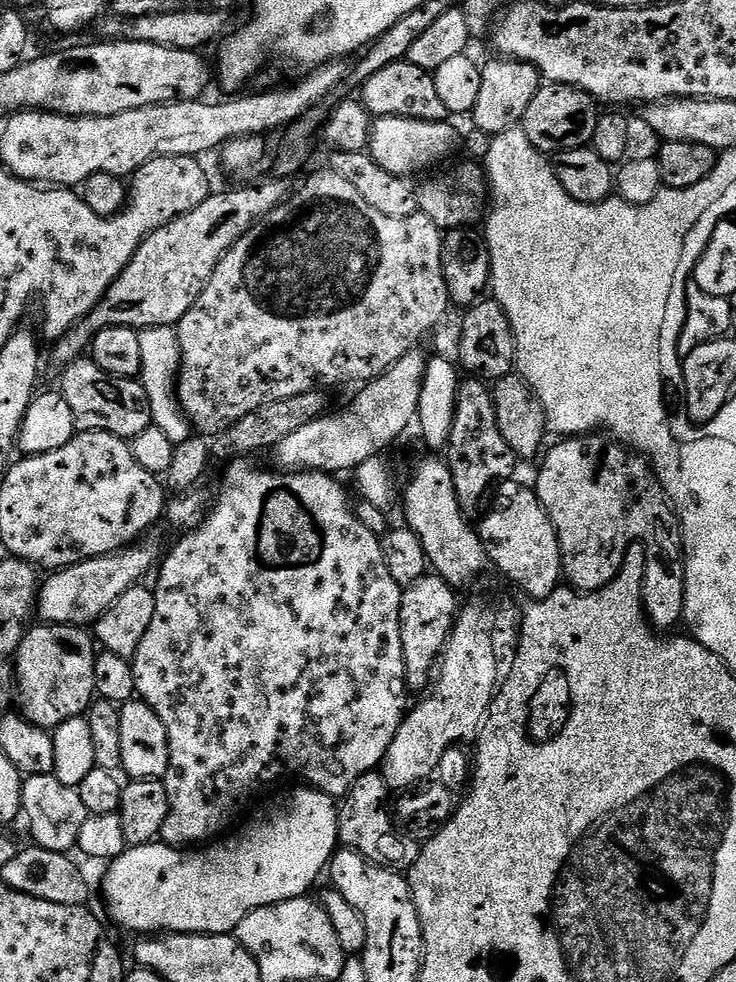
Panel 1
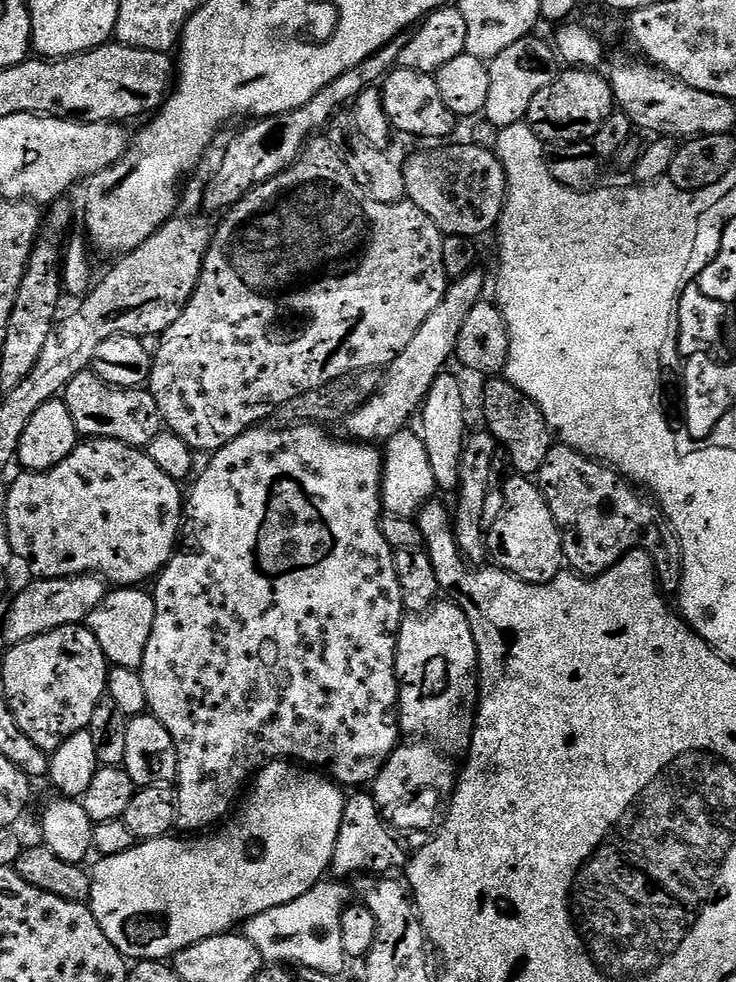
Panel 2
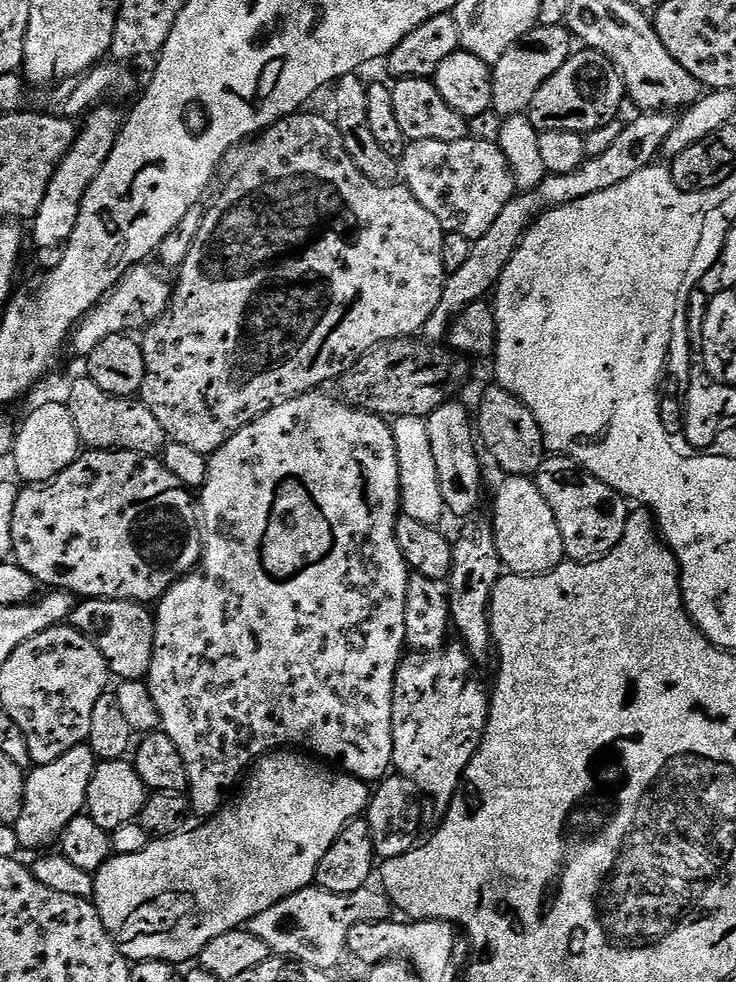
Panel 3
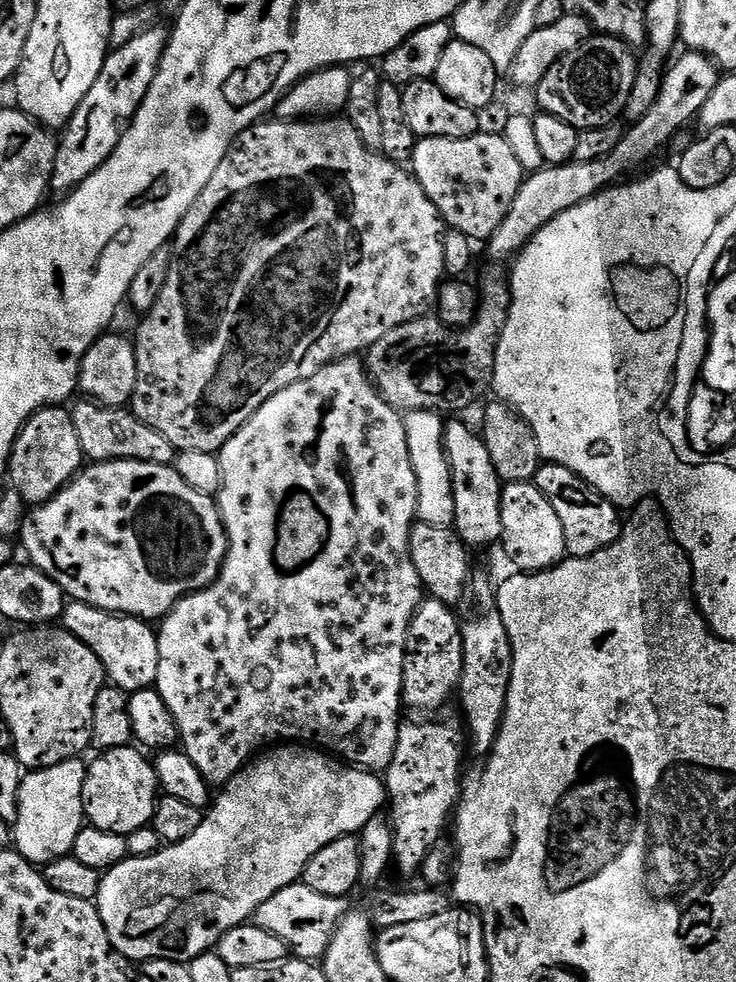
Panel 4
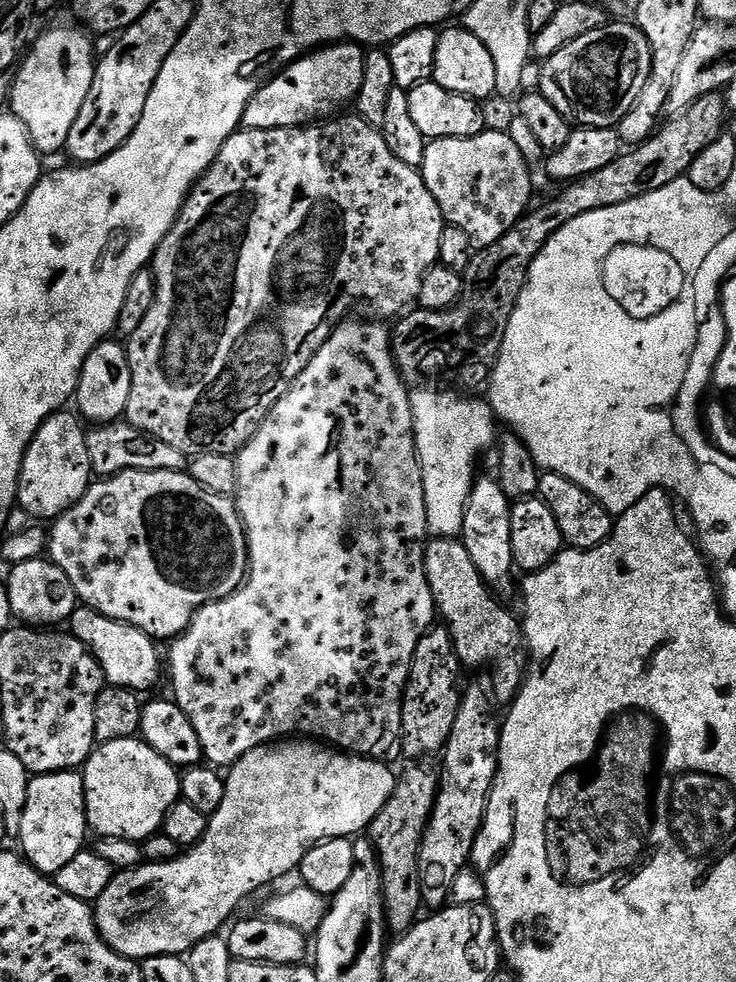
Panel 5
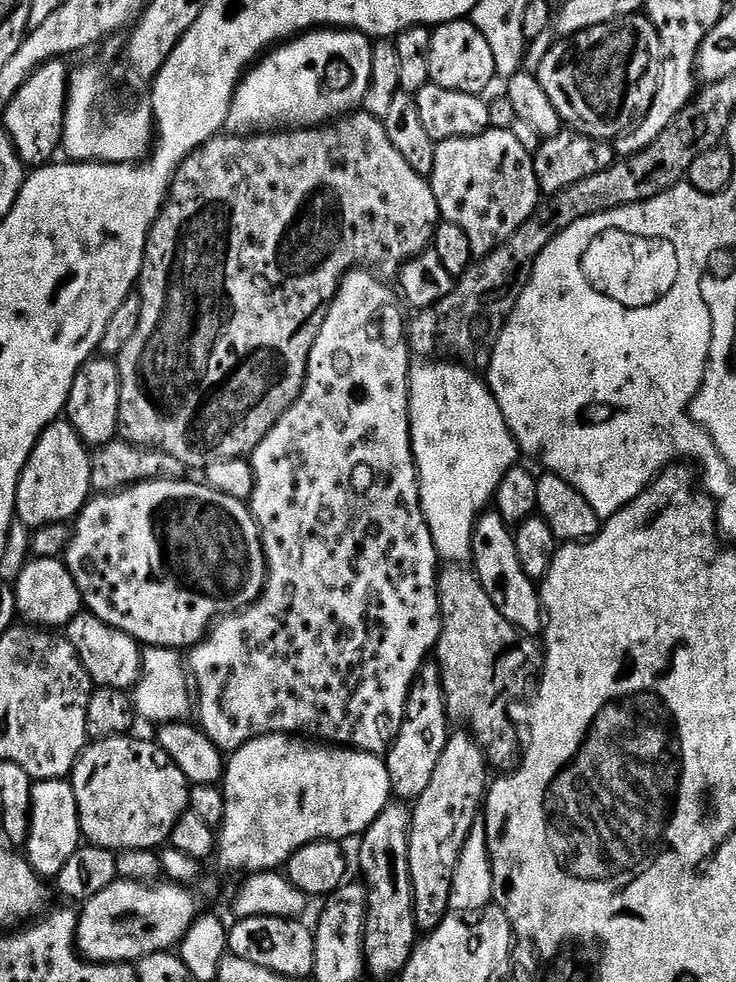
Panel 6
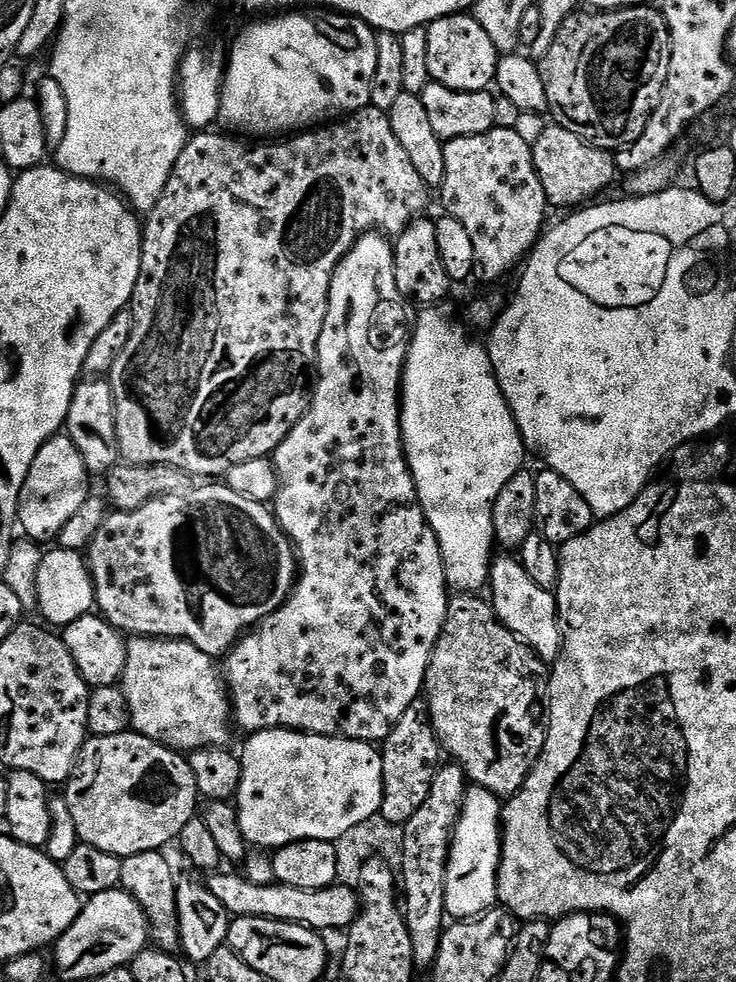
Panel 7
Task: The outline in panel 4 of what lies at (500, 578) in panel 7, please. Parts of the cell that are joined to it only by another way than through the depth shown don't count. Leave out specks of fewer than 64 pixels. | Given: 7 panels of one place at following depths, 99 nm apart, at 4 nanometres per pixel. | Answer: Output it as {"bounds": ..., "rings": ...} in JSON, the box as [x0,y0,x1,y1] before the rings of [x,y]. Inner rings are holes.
{"bounds":[444,420,502,546],"rings":[[[448,420],[444,426],[444,447],[447,453],[448,469],[452,471],[452,497],[454,498],[454,527],[456,533],[469,546],[475,544],[492,544],[500,540],[502,534],[502,481],[494,470],[490,450],[486,450],[483,435],[472,432],[468,424],[460,420]]]}

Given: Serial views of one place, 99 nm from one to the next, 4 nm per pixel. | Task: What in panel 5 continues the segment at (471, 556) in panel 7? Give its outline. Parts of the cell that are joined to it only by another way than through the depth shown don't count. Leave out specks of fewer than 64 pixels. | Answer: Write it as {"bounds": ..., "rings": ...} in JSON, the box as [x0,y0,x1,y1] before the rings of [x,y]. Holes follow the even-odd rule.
{"bounds":[412,390,497,538],"rings":[[[420,390],[412,396],[412,428],[416,431],[416,454],[420,460],[420,467],[423,470],[423,490],[424,497],[426,498],[426,518],[428,519],[428,530],[433,537],[446,536],[449,538],[456,538],[461,535],[464,531],[464,518],[465,518],[465,508],[468,505],[469,494],[472,492],[472,487],[476,481],[476,474],[474,470],[476,468],[476,462],[478,456],[486,449],[488,449],[491,444],[496,440],[496,433],[494,434],[497,425],[495,419],[495,413],[492,411],[491,405],[482,400],[470,400],[468,398],[462,398],[460,394],[454,393],[450,390]]]}

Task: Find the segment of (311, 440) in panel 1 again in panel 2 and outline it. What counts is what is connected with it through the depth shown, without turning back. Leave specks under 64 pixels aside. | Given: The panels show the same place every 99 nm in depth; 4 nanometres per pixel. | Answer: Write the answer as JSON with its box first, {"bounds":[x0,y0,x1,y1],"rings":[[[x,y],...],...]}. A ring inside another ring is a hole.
{"bounds":[342,270,484,442],"rings":[[[480,270],[467,272],[449,283],[446,294],[442,294],[442,302],[438,302],[430,318],[422,322],[418,334],[414,334],[406,350],[402,350],[402,354],[398,354],[398,358],[387,365],[376,393],[343,421],[342,427],[349,432],[347,435],[353,441],[387,442],[394,434],[409,427],[408,419],[411,416],[413,419],[419,413],[430,386],[434,386],[434,382],[447,369],[444,367],[448,359],[451,361],[455,357],[458,334],[462,334],[462,322],[466,322],[470,310],[474,310],[474,306],[478,306],[484,299],[484,276]]]}

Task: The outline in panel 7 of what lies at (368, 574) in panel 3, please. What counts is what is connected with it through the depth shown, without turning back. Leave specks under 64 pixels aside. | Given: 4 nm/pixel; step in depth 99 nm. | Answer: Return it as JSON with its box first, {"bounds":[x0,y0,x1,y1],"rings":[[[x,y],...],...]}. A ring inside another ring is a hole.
{"bounds":[222,231,450,745],"rings":[[[377,231],[361,234],[353,248],[340,260],[330,282],[330,298],[326,322],[322,326],[322,338],[318,338],[316,343],[315,371],[318,375],[310,392],[308,409],[270,457],[278,478],[274,501],[276,521],[292,541],[292,547],[296,551],[298,575],[288,600],[281,608],[274,610],[274,614],[245,632],[222,660],[222,679],[228,690],[231,719],[235,727],[237,724],[238,727],[245,728],[245,733],[248,734],[271,728],[289,728],[292,732],[309,732],[315,736],[344,736],[347,740],[379,745],[390,734],[398,718],[402,718],[402,714],[410,710],[415,700],[421,699],[428,663],[446,622],[450,589],[442,566],[442,550],[417,500],[415,480],[408,468],[400,433],[401,380],[404,376],[404,364],[408,360],[414,312],[411,312],[413,309],[410,301],[402,294],[402,290],[398,290],[398,282],[394,278],[395,269],[393,241]]]}

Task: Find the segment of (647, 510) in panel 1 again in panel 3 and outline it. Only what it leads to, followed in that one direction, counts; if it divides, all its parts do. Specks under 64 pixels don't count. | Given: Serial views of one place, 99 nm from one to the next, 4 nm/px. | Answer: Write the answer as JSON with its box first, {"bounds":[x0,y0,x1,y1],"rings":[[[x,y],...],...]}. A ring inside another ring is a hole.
{"bounds":[534,454,630,561],"rings":[[[559,454],[545,458],[534,479],[550,510],[554,510],[554,518],[562,530],[564,554],[569,561],[596,560],[618,546],[630,511],[629,501],[619,492],[580,467],[569,456]]]}

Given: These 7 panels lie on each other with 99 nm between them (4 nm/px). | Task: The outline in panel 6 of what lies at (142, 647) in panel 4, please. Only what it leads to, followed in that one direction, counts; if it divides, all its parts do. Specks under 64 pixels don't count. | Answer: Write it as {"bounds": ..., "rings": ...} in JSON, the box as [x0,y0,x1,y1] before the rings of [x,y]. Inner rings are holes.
{"bounds":[66,610,144,692],"rings":[[[82,610],[66,625],[66,635],[96,688],[113,688],[123,692],[135,689],[140,680],[144,653],[142,645],[130,638],[130,634],[102,622],[102,618],[92,612]]]}

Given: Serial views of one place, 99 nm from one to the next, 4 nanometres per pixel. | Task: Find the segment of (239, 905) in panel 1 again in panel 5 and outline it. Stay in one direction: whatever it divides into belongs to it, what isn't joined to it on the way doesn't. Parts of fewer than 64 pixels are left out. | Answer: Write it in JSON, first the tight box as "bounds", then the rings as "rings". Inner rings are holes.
{"bounds":[94,738,397,962],"rings":[[[296,738],[291,742],[273,742],[265,744],[262,748],[250,750],[237,764],[233,764],[231,768],[227,769],[224,793],[222,794],[222,806],[218,806],[216,813],[208,818],[208,829],[199,842],[192,845],[191,848],[177,856],[174,860],[167,860],[161,864],[144,862],[135,868],[113,875],[110,886],[106,886],[106,890],[94,904],[96,929],[100,931],[100,937],[110,945],[113,952],[118,953],[119,956],[127,956],[129,960],[137,962],[143,962],[150,956],[183,957],[192,951],[192,947],[199,940],[204,940],[207,936],[217,935],[221,931],[220,927],[224,923],[227,925],[237,915],[237,913],[235,914],[236,907],[247,896],[254,895],[259,888],[264,888],[267,884],[272,884],[275,880],[280,880],[283,876],[290,875],[291,872],[293,875],[299,869],[302,858],[313,846],[320,844],[323,840],[333,840],[343,836],[352,838],[357,834],[363,833],[360,831],[363,828],[365,831],[371,825],[372,819],[379,814],[382,806],[386,806],[386,802],[392,797],[392,791],[396,788],[397,773],[392,773],[388,768],[391,767],[387,763],[333,750],[331,747],[321,746],[319,743],[309,742],[304,738]]]}

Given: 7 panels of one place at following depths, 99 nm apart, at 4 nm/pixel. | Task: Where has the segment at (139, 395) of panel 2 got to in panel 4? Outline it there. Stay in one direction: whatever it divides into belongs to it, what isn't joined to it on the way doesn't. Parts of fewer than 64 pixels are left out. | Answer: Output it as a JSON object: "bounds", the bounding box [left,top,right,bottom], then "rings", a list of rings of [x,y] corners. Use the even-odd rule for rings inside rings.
{"bounds":[70,398,178,465],"rings":[[[87,398],[81,401],[81,404],[73,403],[70,411],[74,430],[78,430],[78,442],[82,442],[82,450],[89,461],[137,460],[167,465],[175,461],[178,449],[170,442],[170,438],[162,438],[158,430],[146,426],[146,422],[139,420],[127,407],[105,408],[103,404]]]}

